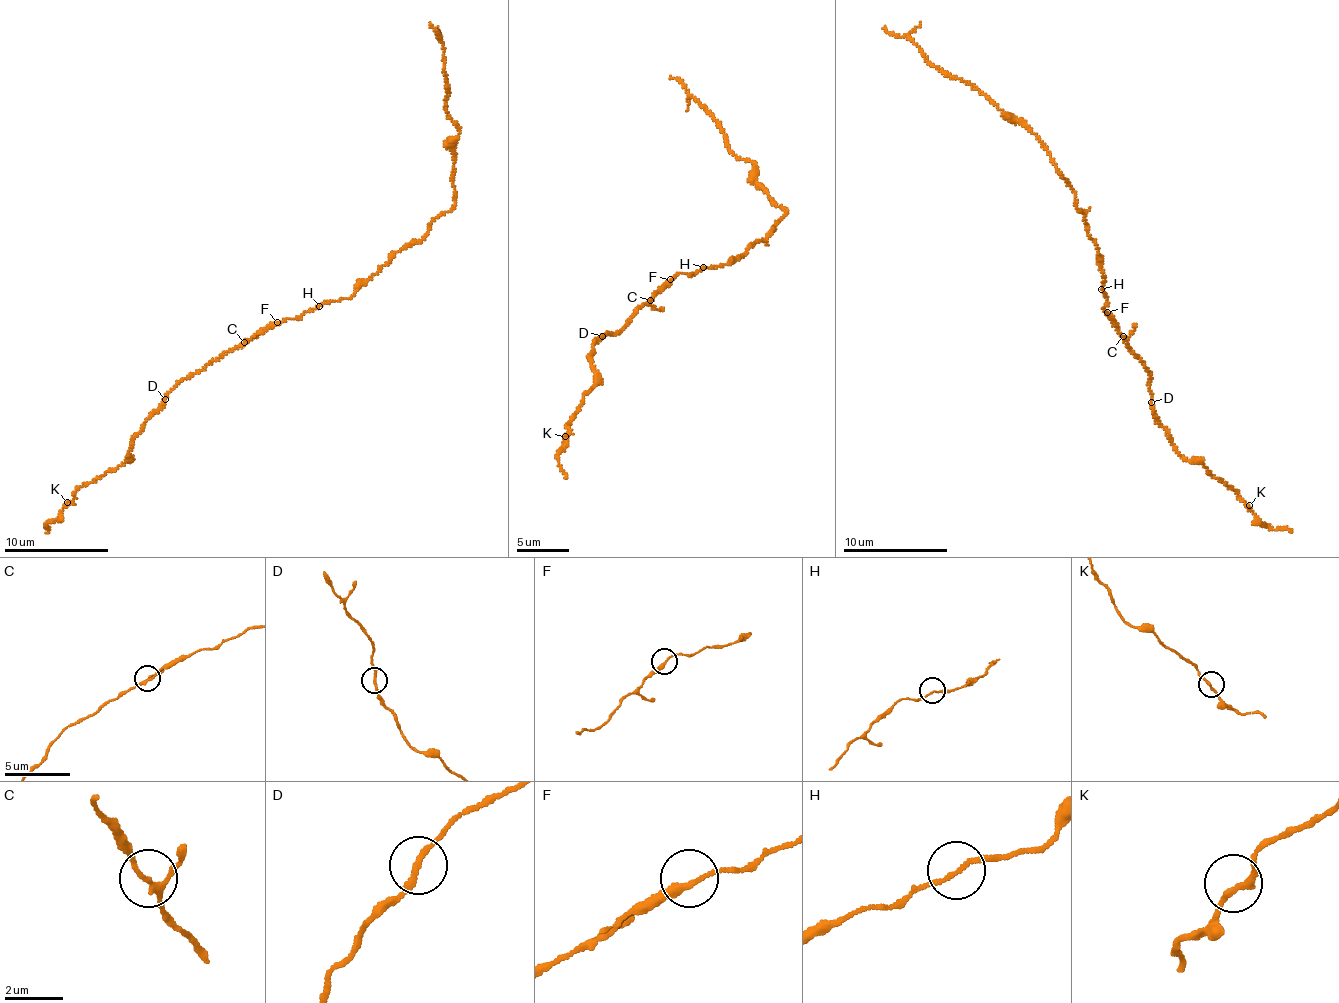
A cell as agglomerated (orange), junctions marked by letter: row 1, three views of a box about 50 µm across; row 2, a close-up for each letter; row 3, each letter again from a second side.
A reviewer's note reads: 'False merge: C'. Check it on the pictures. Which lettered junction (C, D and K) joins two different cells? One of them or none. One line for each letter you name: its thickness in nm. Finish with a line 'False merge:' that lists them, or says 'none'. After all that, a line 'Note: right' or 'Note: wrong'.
False merge: none
Note: wrong

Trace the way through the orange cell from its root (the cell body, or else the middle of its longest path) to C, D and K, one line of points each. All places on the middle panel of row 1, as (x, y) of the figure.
C: (703, 269), (690, 274), (677, 273), (651, 300)
D: (703, 269), (690, 274), (677, 273), (640, 306), (620, 331), (602, 336)
K: (703, 269), (690, 274), (677, 273), (620, 331), (602, 336), (590, 356), (595, 384), (584, 396), (565, 436)

